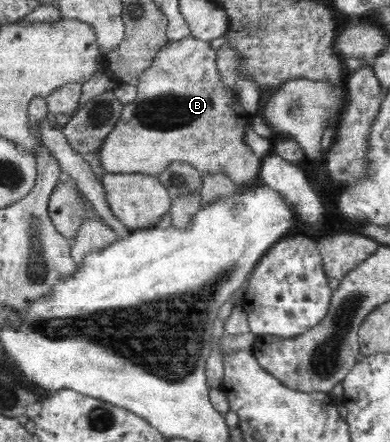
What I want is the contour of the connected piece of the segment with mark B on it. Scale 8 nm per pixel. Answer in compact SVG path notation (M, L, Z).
M187 36L177 41L168 41L165 46L161 47L161 50L155 55L151 66L145 69L138 78L138 83L136 84L136 99L124 105L121 111L121 118L117 120L115 128L109 132L107 140L103 141L101 148L99 148L99 151L101 151L99 152L99 157L101 157L101 165L103 165L102 169L105 173L141 173L157 176L159 173L163 172L171 162L185 162L186 164L191 164L195 169L201 172L201 174L223 171L223 173L229 175L231 181L240 188L260 183L260 168L263 160L261 157L255 155L255 153L249 149L248 144L245 143L245 137L248 136L249 125L253 124L253 114L241 106L241 103L237 100L237 96L234 96L233 92L230 92L229 88L226 88L225 81L221 80L221 76L218 76L217 58L218 51L215 51L211 47L209 41L191 36Z

